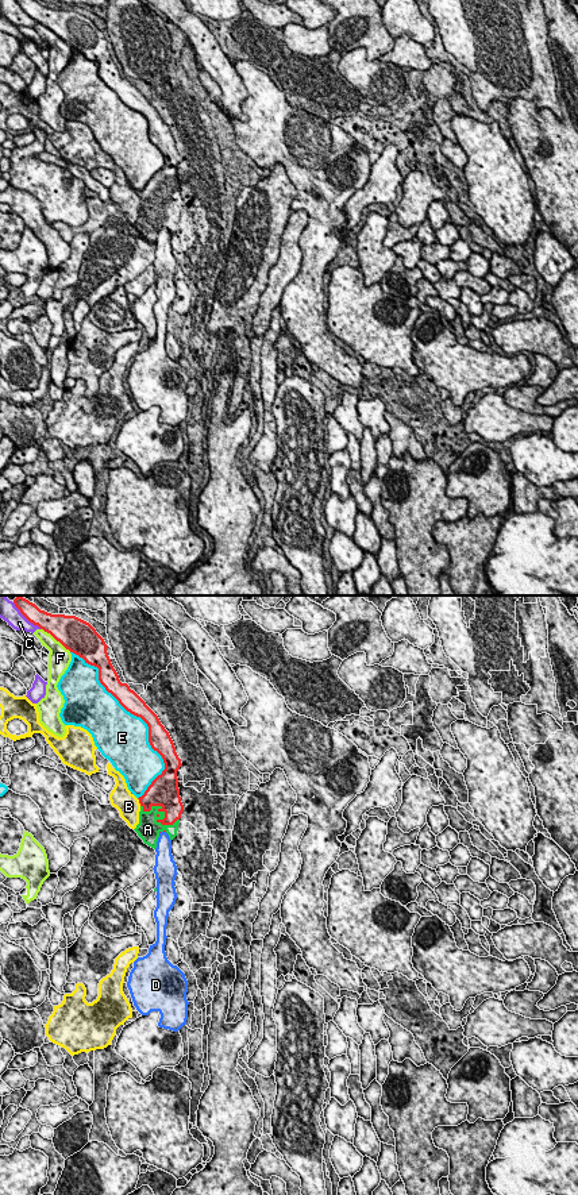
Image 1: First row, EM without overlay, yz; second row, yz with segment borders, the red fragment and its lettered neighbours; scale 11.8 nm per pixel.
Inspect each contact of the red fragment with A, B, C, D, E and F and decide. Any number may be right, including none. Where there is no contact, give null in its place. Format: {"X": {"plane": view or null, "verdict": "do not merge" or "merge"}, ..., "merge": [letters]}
{"A": {"plane": "yz", "verdict": "merge"}, "B": {"plane": "yz", "verdict": "do not merge"}, "C": {"plane": "yz", "verdict": "do not merge"}, "D": {"plane": null, "verdict": "do not merge"}, "E": {"plane": "yz", "verdict": "do not merge"}, "F": {"plane": "yz", "verdict": "do not merge"}, "merge": ["A"]}

